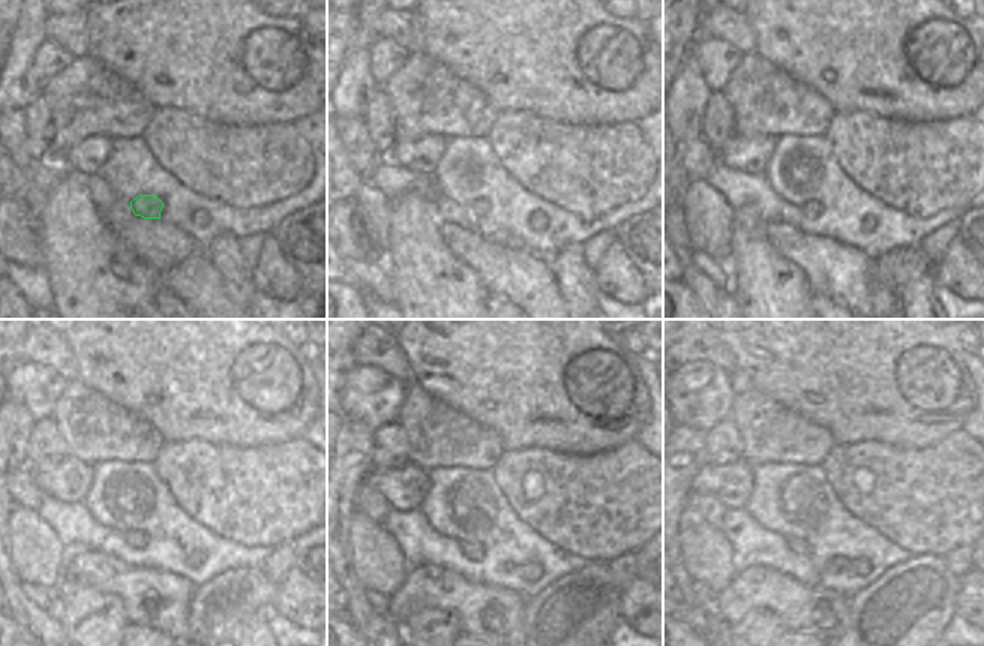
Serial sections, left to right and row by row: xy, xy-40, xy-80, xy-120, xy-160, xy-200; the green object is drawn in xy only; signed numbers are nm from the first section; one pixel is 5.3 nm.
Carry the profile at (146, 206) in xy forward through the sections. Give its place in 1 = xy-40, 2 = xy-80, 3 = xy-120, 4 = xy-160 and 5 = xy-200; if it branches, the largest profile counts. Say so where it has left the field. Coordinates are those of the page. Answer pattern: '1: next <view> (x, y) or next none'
1: next xy-40 (479, 209)
2: next xy-80 (810, 210)
3: next xy-120 (138, 543)
4: next xy-160 (473, 550)
5: next xy-200 (798, 546)

